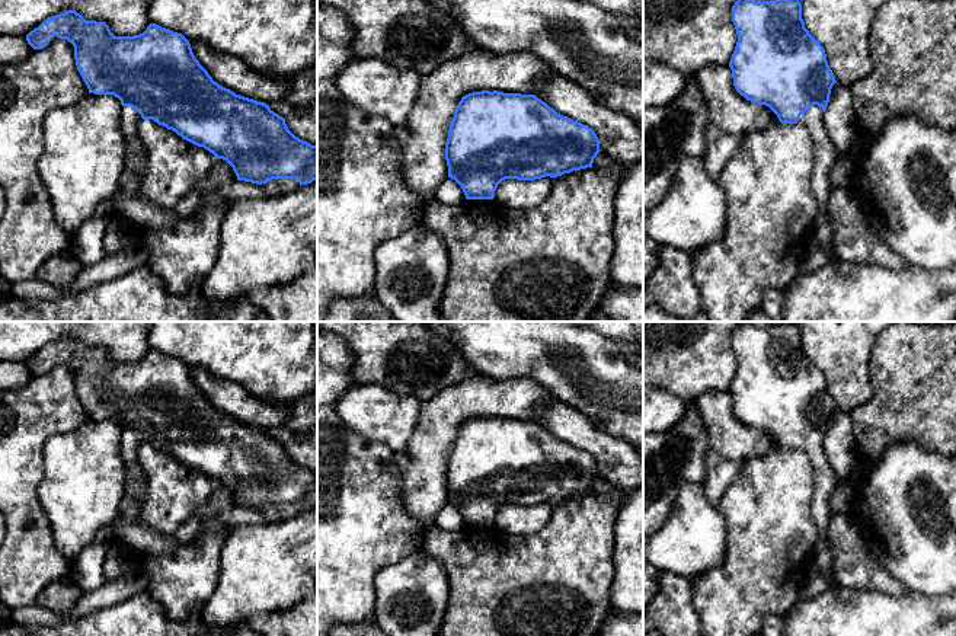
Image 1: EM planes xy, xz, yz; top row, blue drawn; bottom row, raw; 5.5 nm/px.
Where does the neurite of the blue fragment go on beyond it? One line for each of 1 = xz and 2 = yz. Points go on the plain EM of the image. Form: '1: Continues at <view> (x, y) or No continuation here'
1: No continuation here
2: Continues at yz (827, 481)

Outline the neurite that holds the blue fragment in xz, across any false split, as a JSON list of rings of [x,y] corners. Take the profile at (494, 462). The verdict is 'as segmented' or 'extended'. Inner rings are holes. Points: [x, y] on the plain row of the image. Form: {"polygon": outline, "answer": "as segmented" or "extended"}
{"polygon": [[[498,416],[463,422],[445,469],[448,504],[461,512],[466,525],[493,525],[498,511],[505,505],[557,504],[592,493],[600,477],[600,466],[588,451],[557,440],[535,421]]], "answer": "as segmented"}

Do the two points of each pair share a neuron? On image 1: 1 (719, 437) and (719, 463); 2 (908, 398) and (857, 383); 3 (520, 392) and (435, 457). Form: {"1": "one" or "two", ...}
{"1": "two", "2": "two", "3": "one"}

